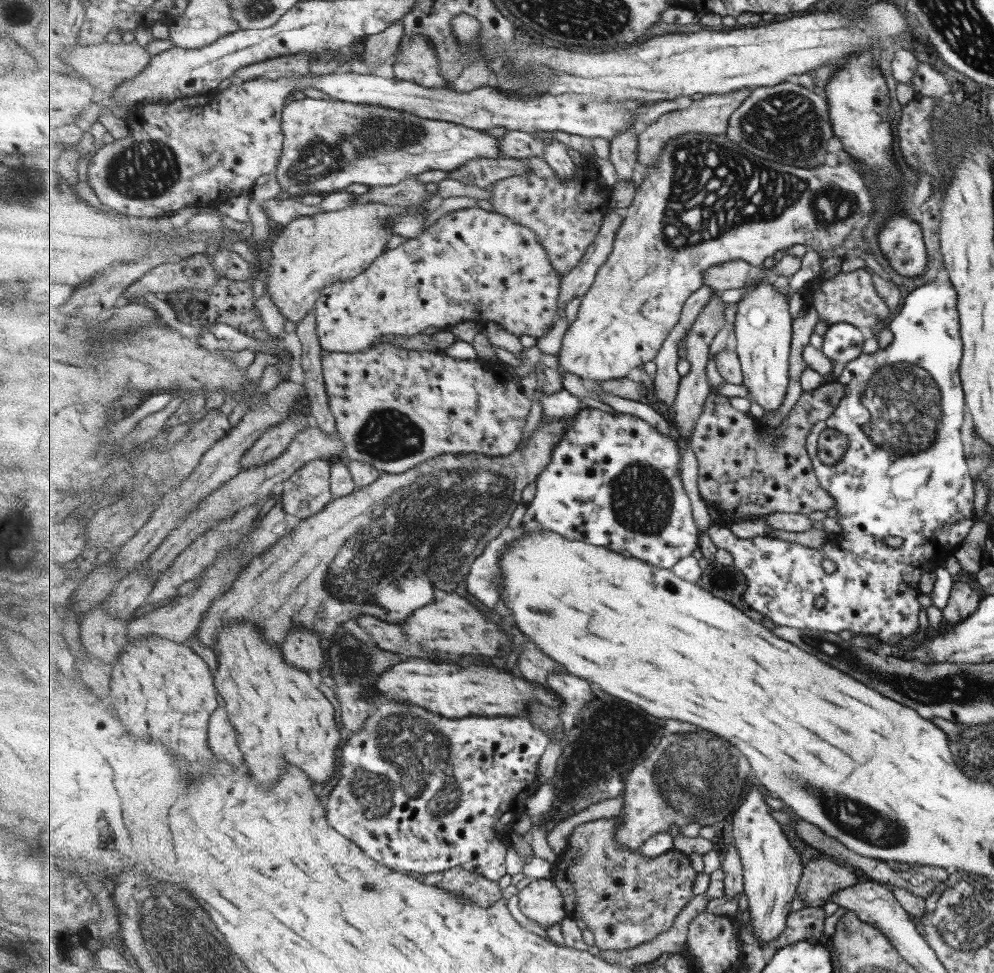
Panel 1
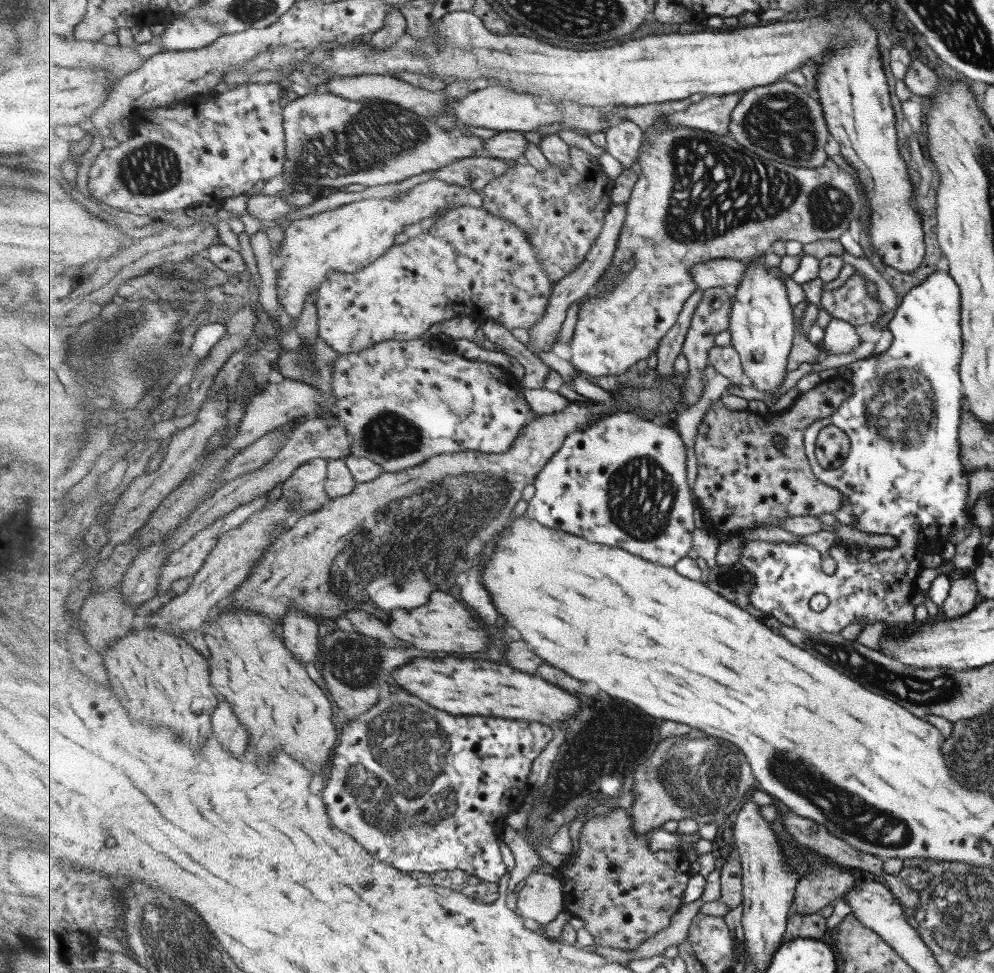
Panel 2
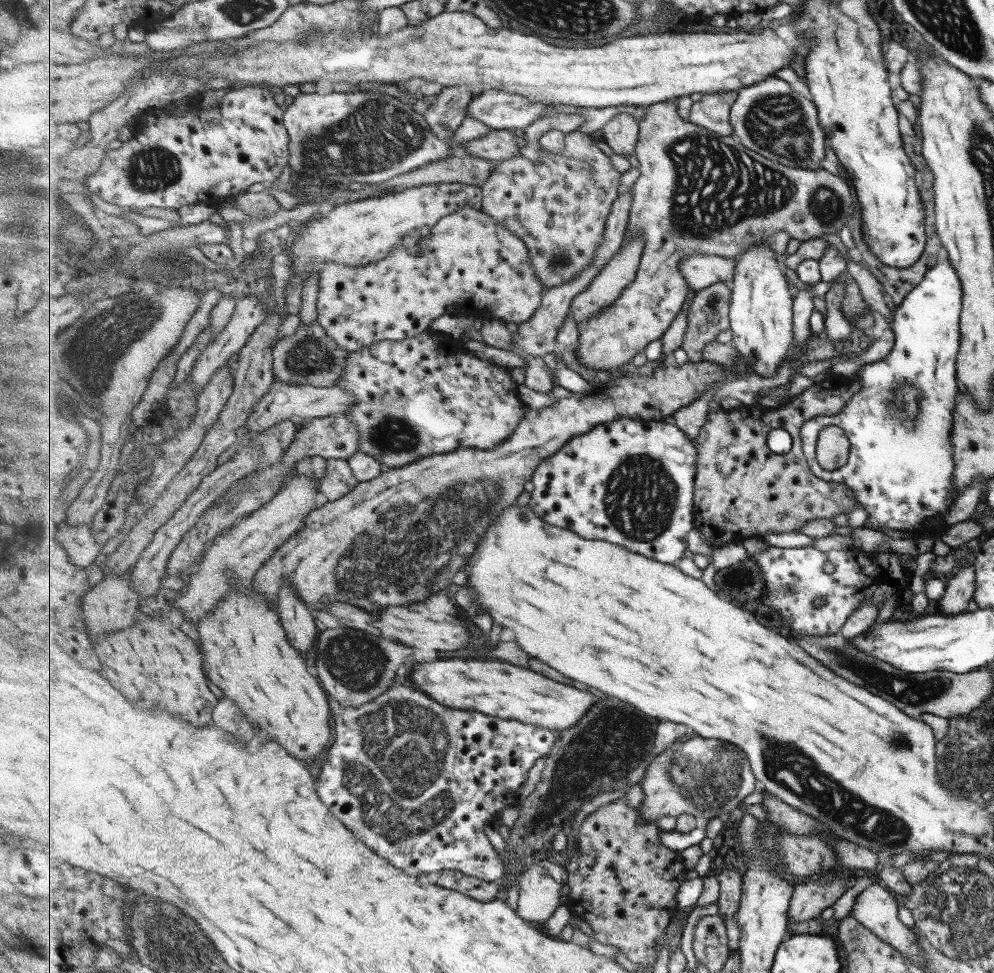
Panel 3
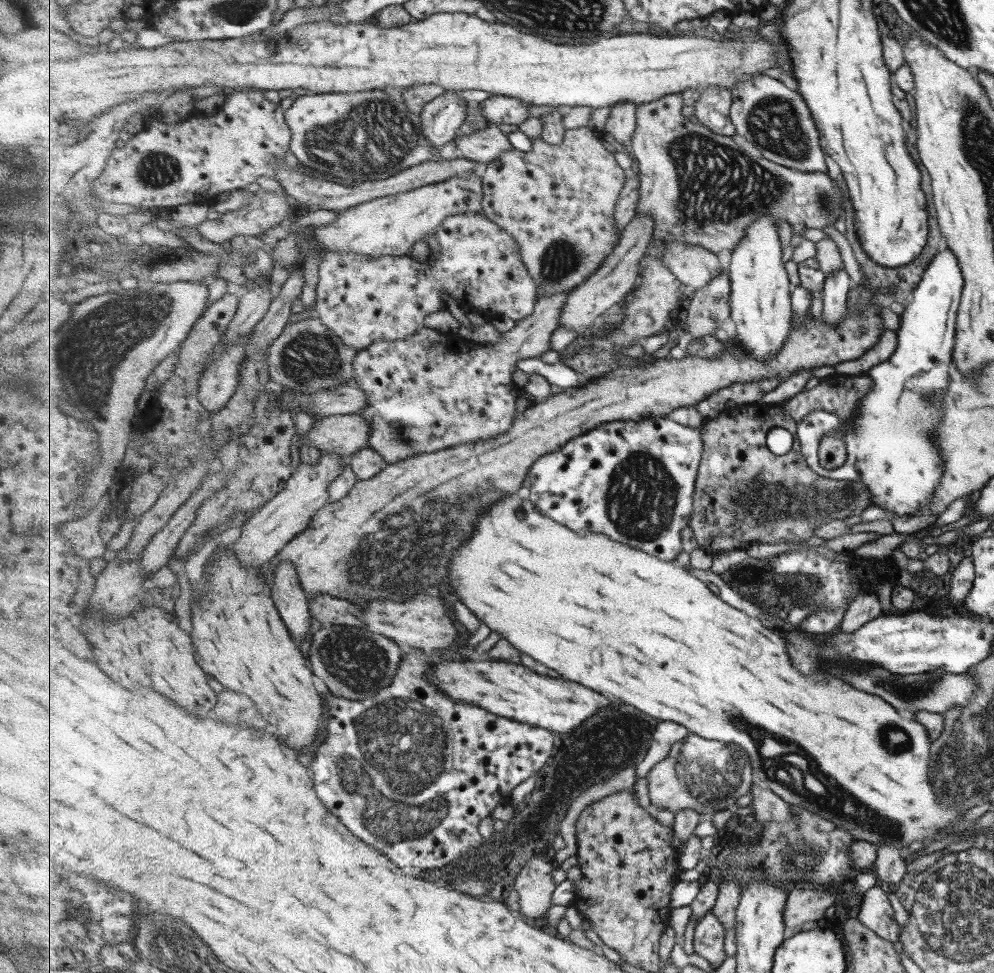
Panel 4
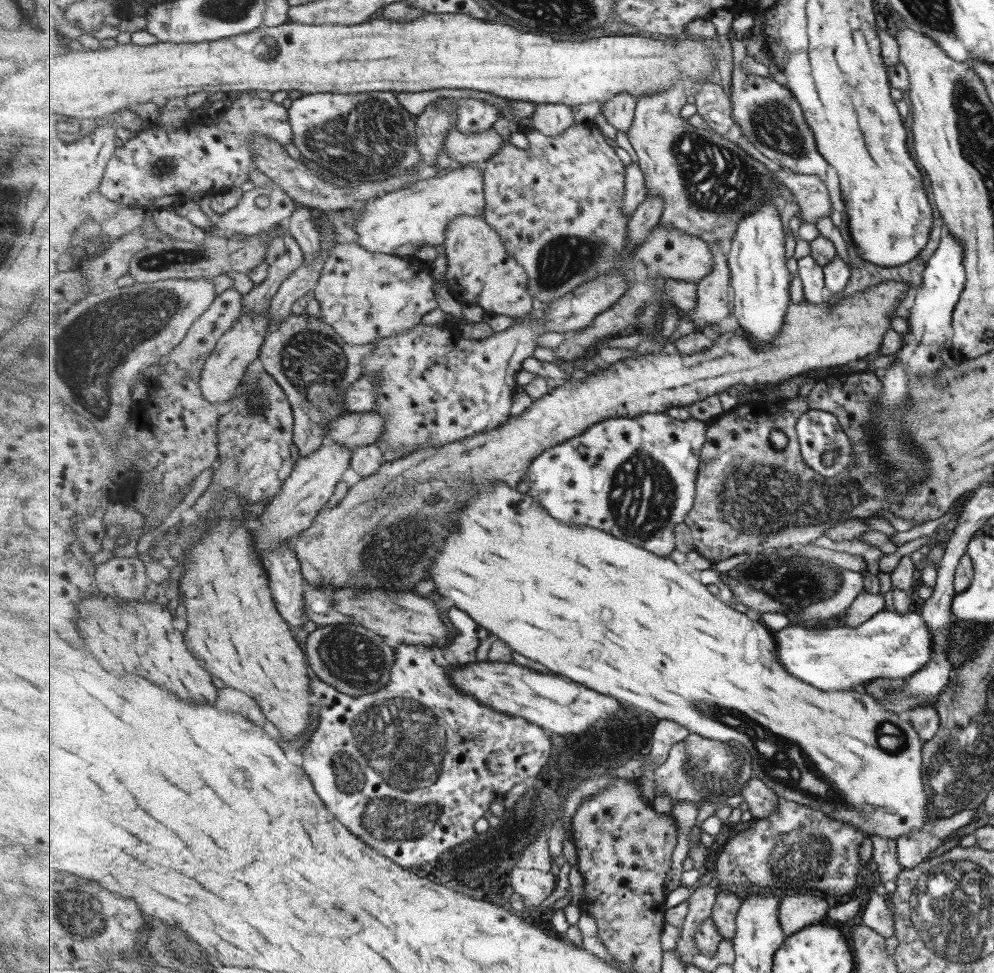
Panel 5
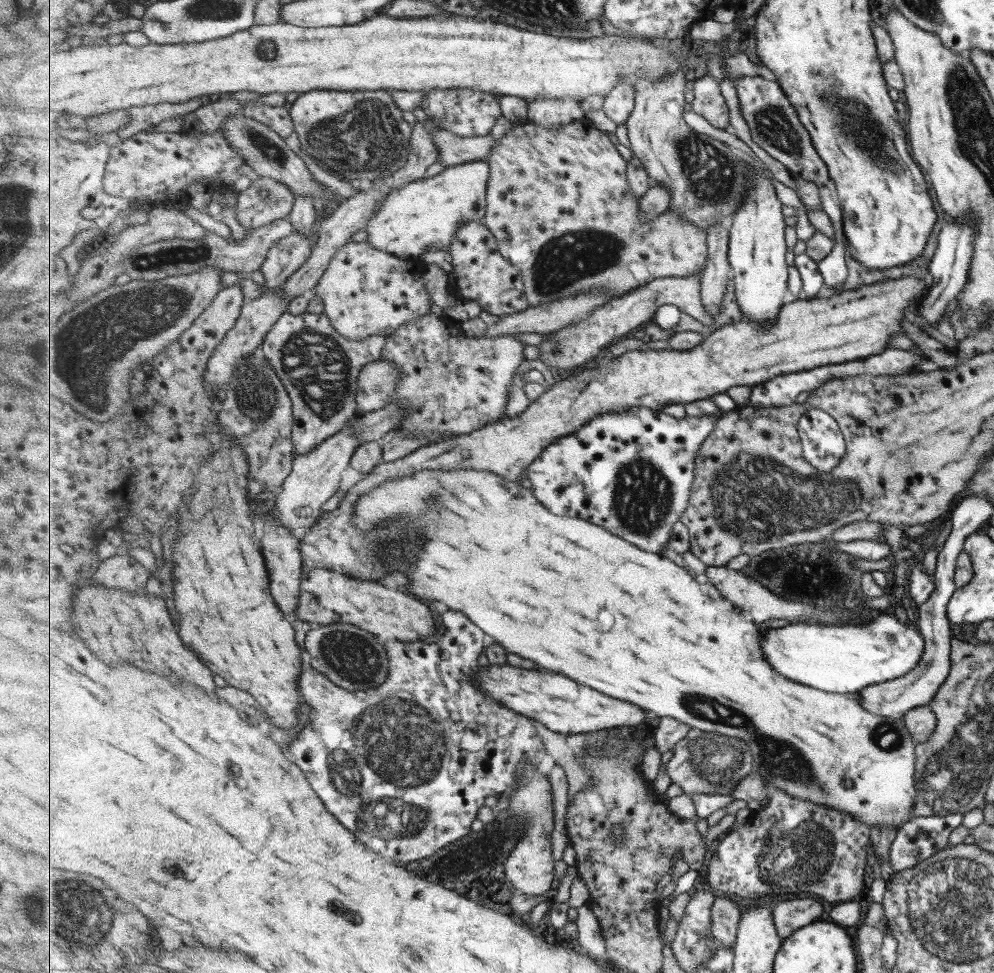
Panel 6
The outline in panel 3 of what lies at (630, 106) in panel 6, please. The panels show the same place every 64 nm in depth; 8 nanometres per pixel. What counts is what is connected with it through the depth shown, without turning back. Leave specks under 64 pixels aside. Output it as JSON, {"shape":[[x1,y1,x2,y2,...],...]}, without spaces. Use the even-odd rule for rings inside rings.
{"shape":[[626,112,617,114,611,122,603,128,606,144,614,154,627,159,627,156,635,155,640,138,640,124,635,118]]}

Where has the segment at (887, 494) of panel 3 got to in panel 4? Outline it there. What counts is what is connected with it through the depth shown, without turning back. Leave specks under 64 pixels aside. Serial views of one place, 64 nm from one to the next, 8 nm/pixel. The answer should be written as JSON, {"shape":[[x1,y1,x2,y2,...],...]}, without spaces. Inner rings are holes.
{"shape":[[949,248,935,254,933,260,925,268,917,286,913,289,911,301,905,307,899,308,899,327,896,332,896,346,893,353,883,362,870,367,865,374,871,378,870,392,863,393,861,402,858,402,855,416,847,419,847,429,843,430,845,441,845,462,839,468,827,470,823,468,817,458,819,441,825,433,841,429,841,419,834,414,823,411,808,412,807,416,799,422,797,438,802,446,807,466,817,476,833,479,861,482,871,492,871,506,885,508,900,518,913,518,923,510,927,502,931,502,931,494,935,492,935,486,939,484,939,478,943,474,943,459,939,455,939,447,933,441,933,430,939,424,938,406,928,404,923,399,923,394,939,394,947,390,949,380,949,360,952,359,953,342,955,342,955,314,959,306,960,294,963,284,963,276,957,267,953,252]]}

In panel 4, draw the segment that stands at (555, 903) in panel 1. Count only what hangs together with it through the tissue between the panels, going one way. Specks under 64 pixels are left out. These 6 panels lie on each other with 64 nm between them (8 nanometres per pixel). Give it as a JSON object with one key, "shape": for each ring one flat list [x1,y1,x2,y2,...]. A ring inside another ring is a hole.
{"shape":[[543,850,525,862,517,874,515,890,519,894,519,912,529,920,545,918,553,906,557,884,551,876,553,866,547,862,549,852]]}

